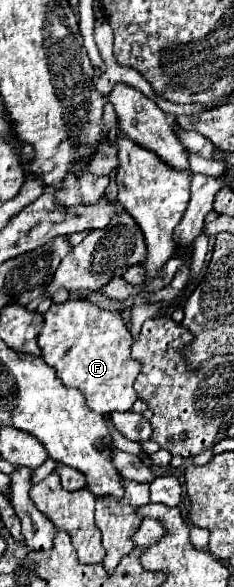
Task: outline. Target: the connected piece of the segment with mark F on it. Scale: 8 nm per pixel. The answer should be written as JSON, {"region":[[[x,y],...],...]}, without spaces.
{"region":[[[86,300],[52,304],[44,314],[38,346],[44,362],[56,368],[62,384],[78,388],[88,398],[88,406],[98,414],[126,412],[134,404],[136,392],[132,384],[140,372],[140,364],[130,356],[132,338],[120,314],[102,310]]]}

